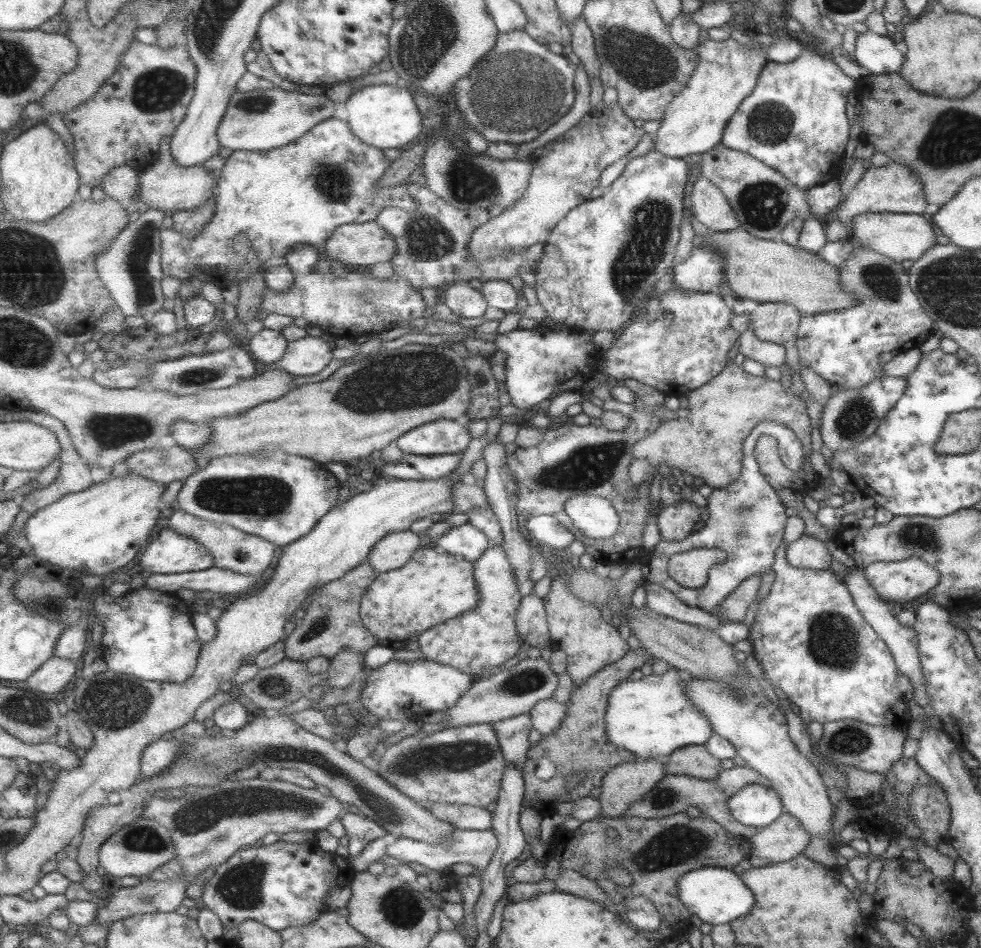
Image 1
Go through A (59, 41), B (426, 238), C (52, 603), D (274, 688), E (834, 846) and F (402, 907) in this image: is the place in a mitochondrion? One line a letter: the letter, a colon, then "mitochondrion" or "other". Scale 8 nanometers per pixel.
A: other
B: mitochondrion
C: mitochondrion
D: mitochondrion
E: other
F: mitochondrion

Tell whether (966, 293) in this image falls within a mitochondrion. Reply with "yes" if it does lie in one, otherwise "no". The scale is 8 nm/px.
yes

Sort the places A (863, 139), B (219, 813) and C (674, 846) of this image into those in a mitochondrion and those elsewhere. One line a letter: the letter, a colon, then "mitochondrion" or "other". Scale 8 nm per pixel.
A: other
B: mitochondrion
C: mitochondrion

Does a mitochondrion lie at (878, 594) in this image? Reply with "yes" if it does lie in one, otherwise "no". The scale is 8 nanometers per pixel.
no

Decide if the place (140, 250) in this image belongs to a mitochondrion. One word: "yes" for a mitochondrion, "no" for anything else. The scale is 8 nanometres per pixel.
yes

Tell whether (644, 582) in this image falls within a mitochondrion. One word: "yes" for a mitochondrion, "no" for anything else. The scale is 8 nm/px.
no

